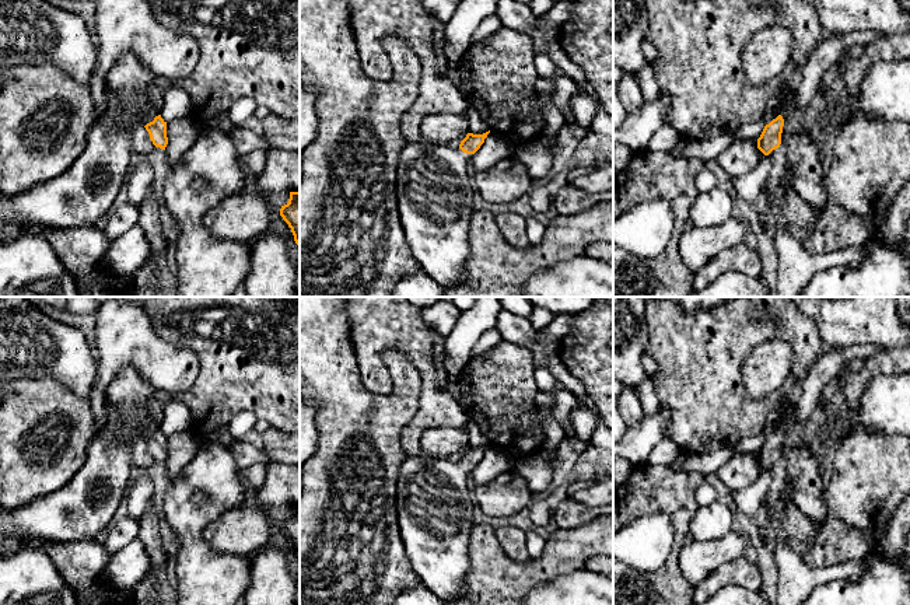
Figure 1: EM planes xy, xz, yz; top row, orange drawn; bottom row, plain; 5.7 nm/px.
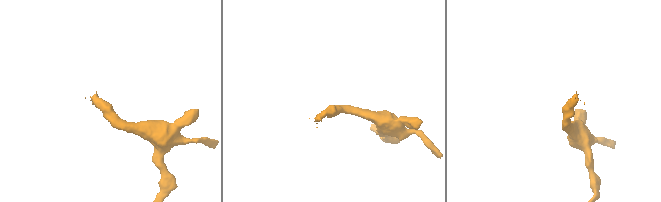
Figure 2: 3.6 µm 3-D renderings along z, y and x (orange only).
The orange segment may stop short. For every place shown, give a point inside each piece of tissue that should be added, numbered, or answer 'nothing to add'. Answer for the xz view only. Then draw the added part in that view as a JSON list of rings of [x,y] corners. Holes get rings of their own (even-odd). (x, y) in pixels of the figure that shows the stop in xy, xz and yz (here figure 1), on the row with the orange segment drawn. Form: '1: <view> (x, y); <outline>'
1: xz (434, 186); [[[424,139],[407,143],[399,157],[396,197],[406,241],[417,266],[444,290],[463,277],[472,249],[469,225],[476,211],[472,157],[459,147],[434,144]]]

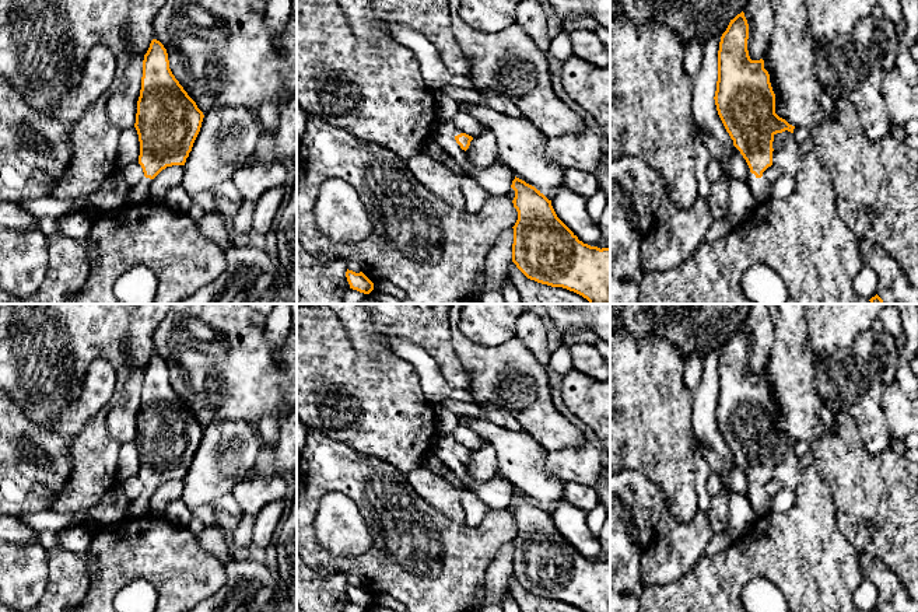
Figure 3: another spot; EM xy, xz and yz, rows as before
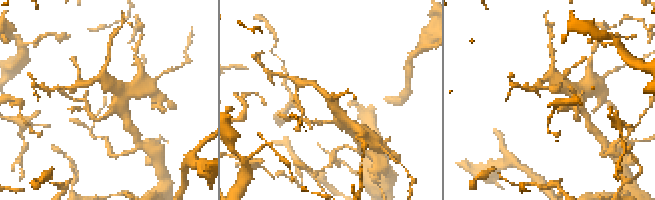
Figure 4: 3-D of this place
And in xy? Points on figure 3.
1: xy (140, 192); [[[144,176],[139,183],[130,186],[125,204],[137,204],[148,200],[151,196],[150,193],[151,181],[153,179]]]

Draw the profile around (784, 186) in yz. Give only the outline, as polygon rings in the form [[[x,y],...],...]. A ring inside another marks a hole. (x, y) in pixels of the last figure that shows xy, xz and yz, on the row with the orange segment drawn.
[[[785,174],[770,185],[770,197],[786,199],[795,190],[795,175]]]

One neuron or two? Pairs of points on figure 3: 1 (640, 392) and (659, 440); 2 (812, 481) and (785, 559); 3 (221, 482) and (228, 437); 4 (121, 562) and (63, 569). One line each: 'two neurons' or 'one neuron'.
1: one neuron
2: one neuron
3: one neuron
4: two neurons

